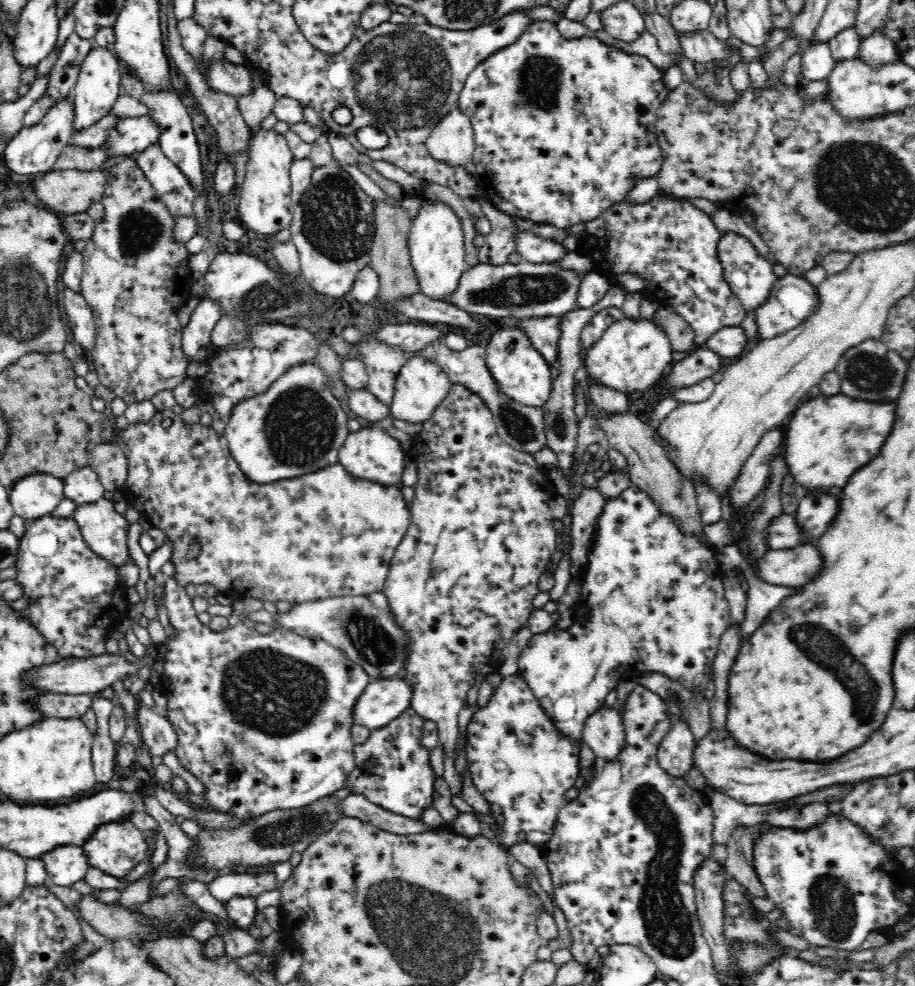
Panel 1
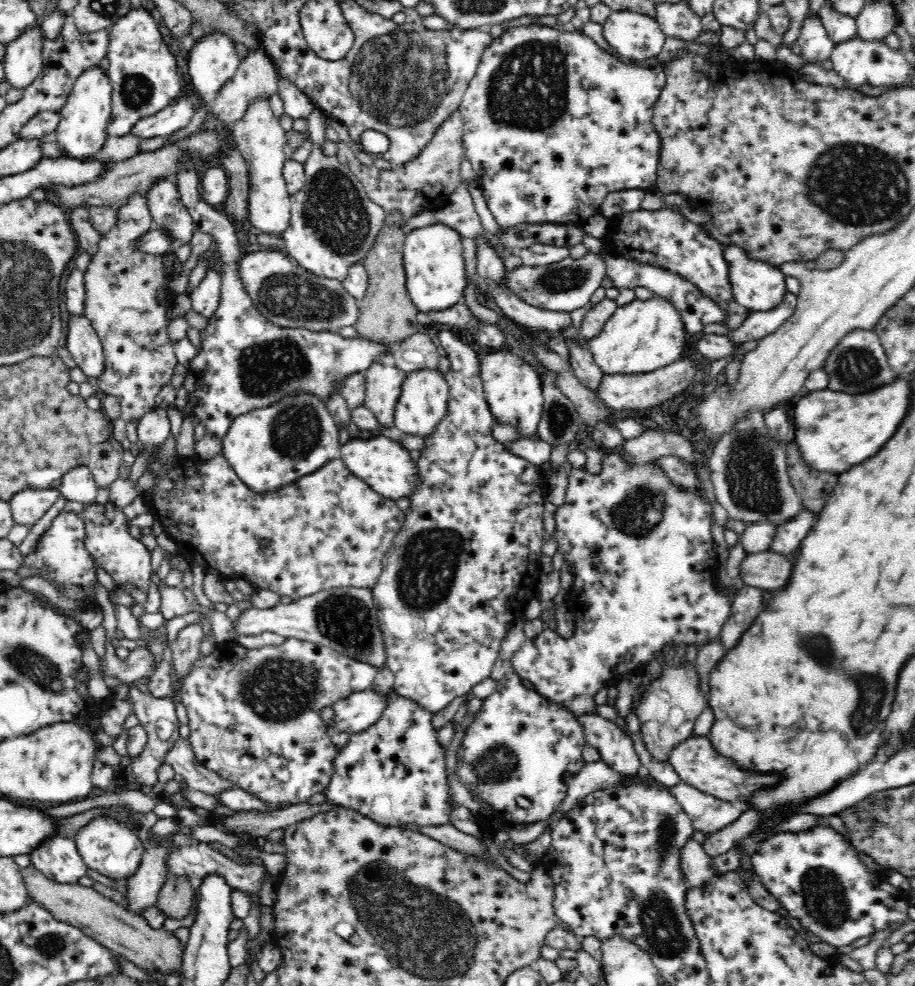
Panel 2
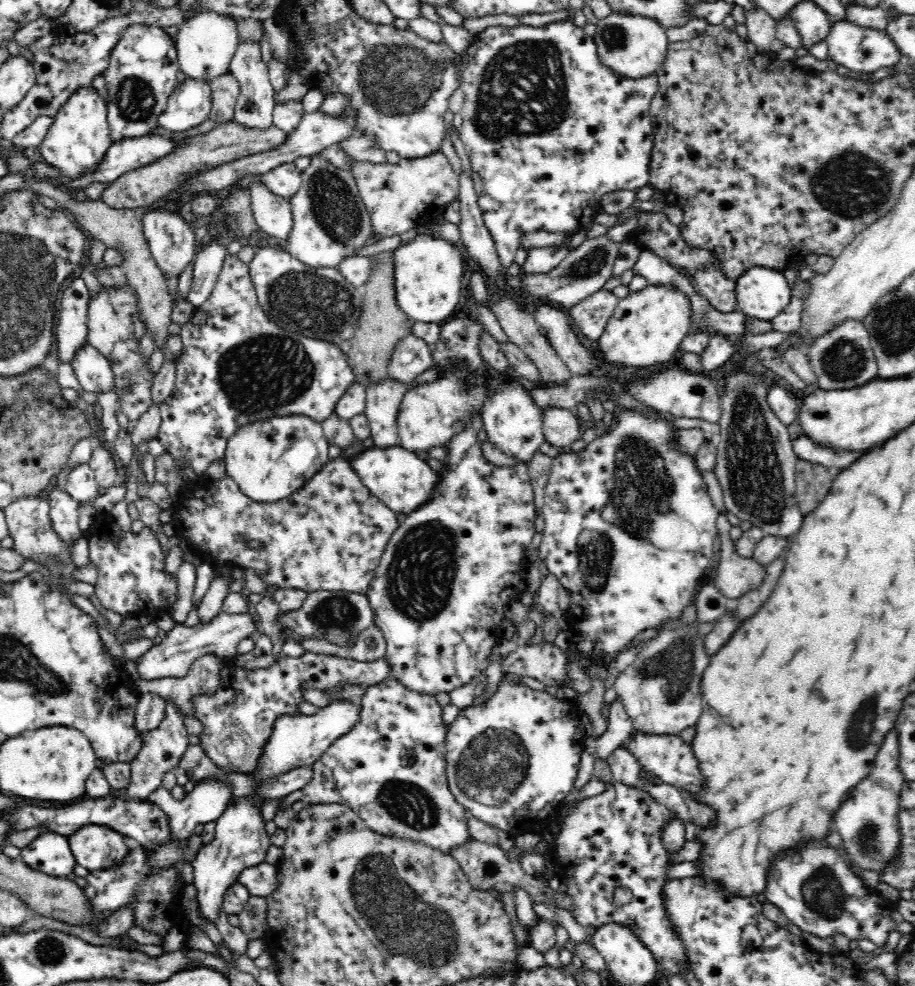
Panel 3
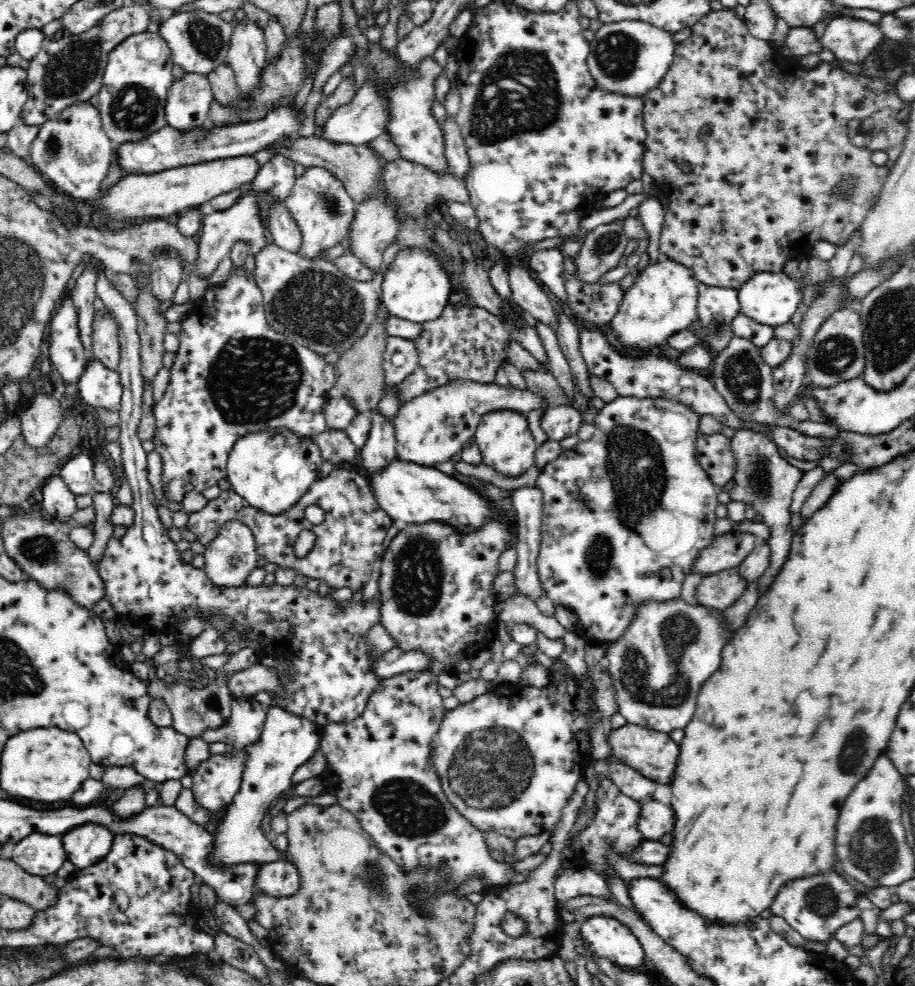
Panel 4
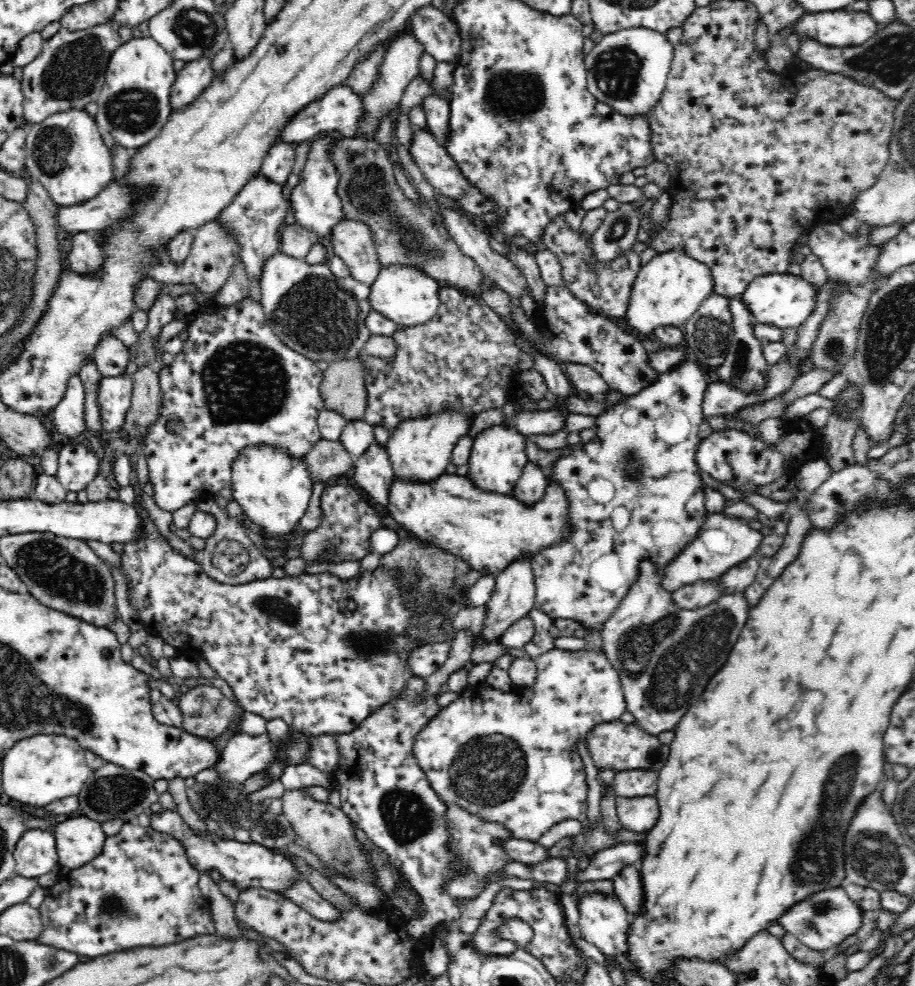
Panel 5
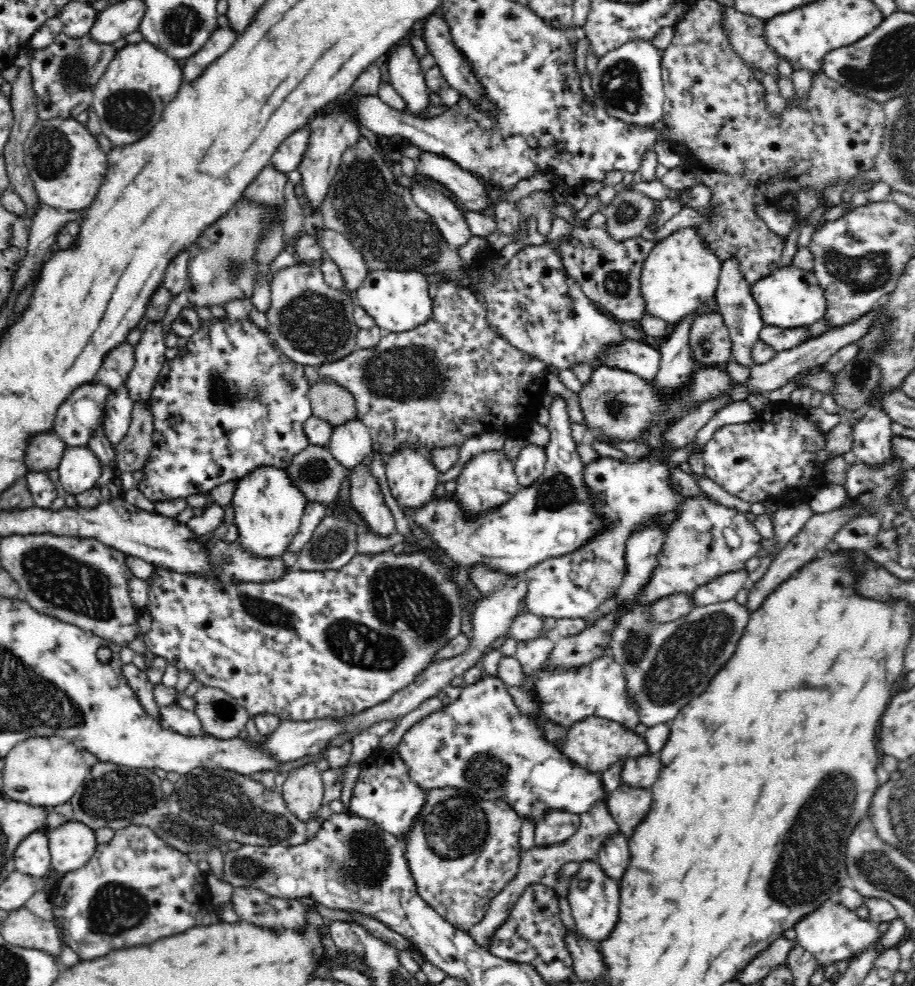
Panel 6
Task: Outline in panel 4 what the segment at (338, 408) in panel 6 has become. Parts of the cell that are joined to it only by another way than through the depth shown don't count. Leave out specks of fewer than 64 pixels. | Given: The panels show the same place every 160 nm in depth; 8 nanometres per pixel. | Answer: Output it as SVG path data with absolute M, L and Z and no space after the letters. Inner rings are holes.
M380 296L379 303L373 318L372 324L364 331L364 334L352 344L348 350L340 354L339 360L335 363L336 370L339 372L339 382L335 387L335 394L348 396L354 400L359 413L369 414L375 411L380 400L385 394L385 373L384 373L384 352L390 333L388 333L388 313L386 305Z

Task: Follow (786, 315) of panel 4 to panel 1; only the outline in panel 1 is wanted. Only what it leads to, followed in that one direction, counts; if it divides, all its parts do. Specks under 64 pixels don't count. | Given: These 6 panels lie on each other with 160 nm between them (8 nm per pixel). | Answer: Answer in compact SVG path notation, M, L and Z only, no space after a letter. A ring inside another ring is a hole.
M726 232L721 234L717 244L717 259L723 266L724 278L735 292L740 301L744 303L745 310L754 311L768 298L772 285L778 277L773 272L770 262L756 250L756 246L738 232Z

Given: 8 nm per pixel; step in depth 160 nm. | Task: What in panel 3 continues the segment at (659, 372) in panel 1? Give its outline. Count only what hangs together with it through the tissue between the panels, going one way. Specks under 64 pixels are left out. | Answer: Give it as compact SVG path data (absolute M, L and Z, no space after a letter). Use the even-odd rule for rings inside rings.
M648 283L640 291L630 291L626 298L619 299L612 316L606 323L604 332L598 338L598 350L610 366L616 368L650 368L650 366L660 366L670 362L674 364L674 356L680 350L682 340L692 331L691 310L687 298L677 290L671 290L667 286L651 286Z

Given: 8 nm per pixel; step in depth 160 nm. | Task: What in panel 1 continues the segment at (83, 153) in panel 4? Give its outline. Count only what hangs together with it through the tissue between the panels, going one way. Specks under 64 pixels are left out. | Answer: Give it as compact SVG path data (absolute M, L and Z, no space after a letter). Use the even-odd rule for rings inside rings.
M95 44L81 62L79 77L72 90L74 105L76 105L75 129L89 127L92 123L110 114L114 102L122 94L121 78L121 64L118 55L104 46Z

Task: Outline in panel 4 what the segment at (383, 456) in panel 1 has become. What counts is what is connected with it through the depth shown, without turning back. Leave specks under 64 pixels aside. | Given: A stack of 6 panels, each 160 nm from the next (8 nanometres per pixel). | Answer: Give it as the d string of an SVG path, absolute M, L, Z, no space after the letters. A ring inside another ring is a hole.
M394 457L381 469L370 471L367 478L379 506L400 525L424 524L436 520L453 524L456 529L464 532L484 524L494 516L485 500L481 500L473 488L439 471L436 466Z

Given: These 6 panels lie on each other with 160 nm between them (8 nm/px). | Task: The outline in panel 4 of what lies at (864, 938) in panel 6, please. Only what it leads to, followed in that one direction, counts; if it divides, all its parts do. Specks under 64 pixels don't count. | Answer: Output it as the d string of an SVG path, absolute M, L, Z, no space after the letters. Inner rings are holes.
M833 870L788 880L778 890L769 908L772 915L782 916L805 939L817 942L828 943L838 929L860 919L854 888L846 882L846 878Z

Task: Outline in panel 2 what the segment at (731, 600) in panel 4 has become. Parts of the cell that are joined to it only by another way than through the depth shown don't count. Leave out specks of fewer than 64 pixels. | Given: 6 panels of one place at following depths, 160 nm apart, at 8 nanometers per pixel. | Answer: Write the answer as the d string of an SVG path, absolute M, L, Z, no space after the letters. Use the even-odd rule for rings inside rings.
M776 551L747 553L740 564L740 577L744 584L764 591L788 586L794 574L792 555Z

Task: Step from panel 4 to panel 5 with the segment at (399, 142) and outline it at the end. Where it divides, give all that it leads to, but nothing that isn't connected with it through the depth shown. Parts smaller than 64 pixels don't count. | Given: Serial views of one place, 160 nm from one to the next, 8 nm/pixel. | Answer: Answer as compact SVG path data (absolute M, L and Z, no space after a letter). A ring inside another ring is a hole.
M427 126L413 128L409 151L429 184L440 194L457 199L470 188L457 162Z

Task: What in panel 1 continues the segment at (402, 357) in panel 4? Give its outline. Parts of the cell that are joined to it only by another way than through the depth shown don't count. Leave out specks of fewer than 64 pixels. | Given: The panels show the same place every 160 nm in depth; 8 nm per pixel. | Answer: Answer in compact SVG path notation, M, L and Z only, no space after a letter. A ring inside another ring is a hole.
M441 341L432 342L424 350L414 352L413 354L424 355L424 357L436 361L436 364L439 364L448 374L449 380L453 385L461 385L469 392L478 395L493 415L499 438L503 442L511 445L512 448L521 453L532 455L547 447L547 410L545 410L544 406L527 406L518 400L514 400L514 398L509 398L509 395L501 388L499 381L495 380L490 369L488 369L488 363L486 363L486 347L472 345L467 346L464 350L456 351L450 349L448 345L445 345Z

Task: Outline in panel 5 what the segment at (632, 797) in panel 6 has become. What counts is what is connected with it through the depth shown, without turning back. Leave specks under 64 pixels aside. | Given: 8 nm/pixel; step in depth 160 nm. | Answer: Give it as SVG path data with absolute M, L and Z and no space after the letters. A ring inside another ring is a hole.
M652 796L644 798L616 798L616 811L620 823L630 833L648 833L660 822L660 805Z

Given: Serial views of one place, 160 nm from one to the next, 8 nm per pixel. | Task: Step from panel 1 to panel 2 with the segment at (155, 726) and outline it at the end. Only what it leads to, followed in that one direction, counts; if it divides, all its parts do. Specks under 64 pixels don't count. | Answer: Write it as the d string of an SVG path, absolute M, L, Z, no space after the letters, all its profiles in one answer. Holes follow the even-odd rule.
M178 737L164 753L163 762L172 765L175 772L183 776L191 790L214 795L235 788L229 782L221 780L215 772L210 772L197 763L188 739Z

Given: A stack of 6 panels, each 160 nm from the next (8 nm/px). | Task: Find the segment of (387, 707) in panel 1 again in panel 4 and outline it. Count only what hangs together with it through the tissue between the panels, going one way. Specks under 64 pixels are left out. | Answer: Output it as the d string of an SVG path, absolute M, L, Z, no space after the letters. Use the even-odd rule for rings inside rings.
M278 705L267 710L265 725L260 738L244 748L245 759L241 784L233 801L216 819L218 826L213 834L213 845L208 854L208 865L218 869L232 869L244 864L286 861L286 851L278 852L264 834L264 816L283 790L291 785L291 776L306 764L316 750L321 748L325 726L296 715Z

